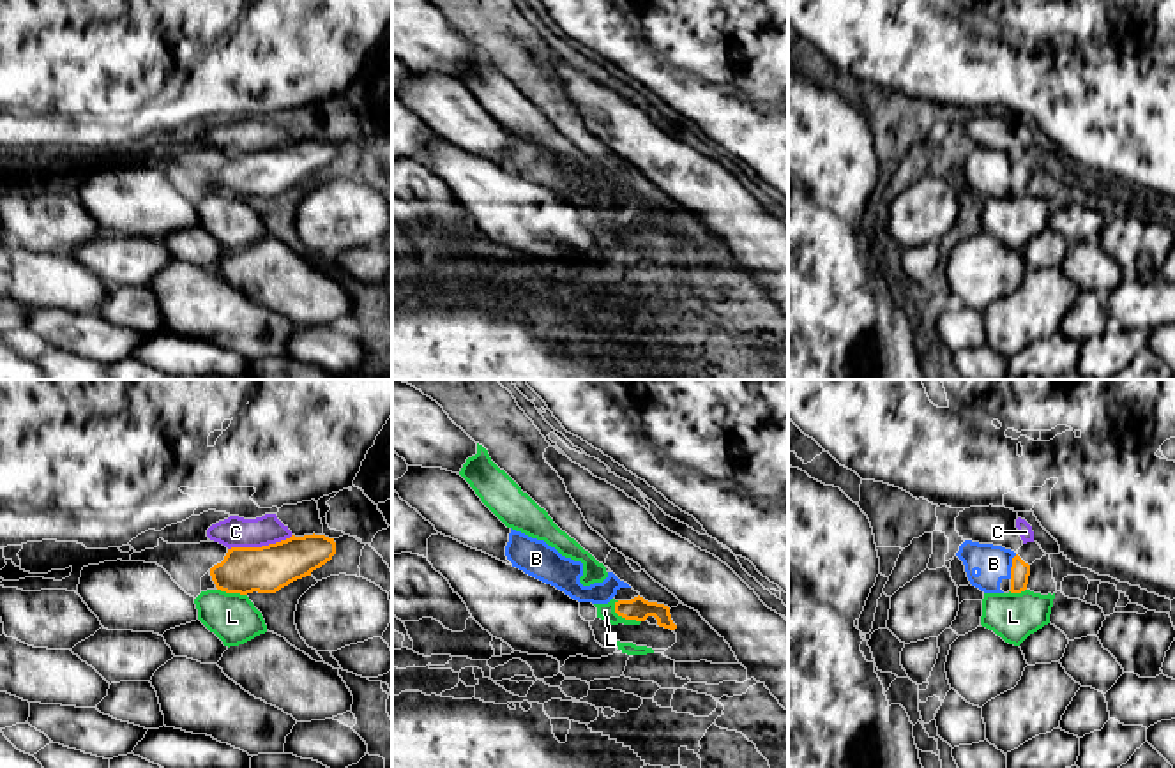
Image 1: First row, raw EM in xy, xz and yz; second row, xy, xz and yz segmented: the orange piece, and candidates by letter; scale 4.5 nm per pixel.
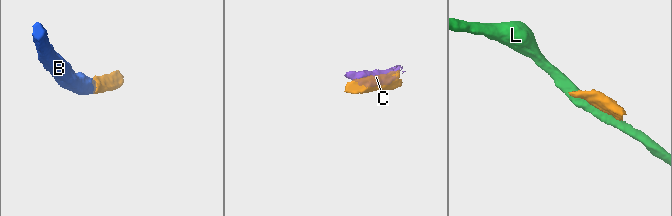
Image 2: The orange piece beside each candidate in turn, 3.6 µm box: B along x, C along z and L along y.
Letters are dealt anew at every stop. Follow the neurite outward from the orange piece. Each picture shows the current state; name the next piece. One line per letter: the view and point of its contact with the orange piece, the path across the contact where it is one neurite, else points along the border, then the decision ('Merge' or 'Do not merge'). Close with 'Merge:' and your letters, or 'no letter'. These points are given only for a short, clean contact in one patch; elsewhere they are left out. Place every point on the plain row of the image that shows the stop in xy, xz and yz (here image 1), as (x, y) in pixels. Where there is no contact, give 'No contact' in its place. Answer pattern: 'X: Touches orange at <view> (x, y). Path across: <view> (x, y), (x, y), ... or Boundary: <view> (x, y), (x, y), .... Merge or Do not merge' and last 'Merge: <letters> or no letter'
B: Touches orange at yz (1011, 172). Path across: yz (1020, 175), (1011, 172), (993, 168). Merge
C: Touches orange at xy (262, 150). Do not merge
L: Touches orange at xz (624, 221). Boundary: xz (614, 207), (614, 214), (619, 219), (640, 226). Do not merge
Merge: B

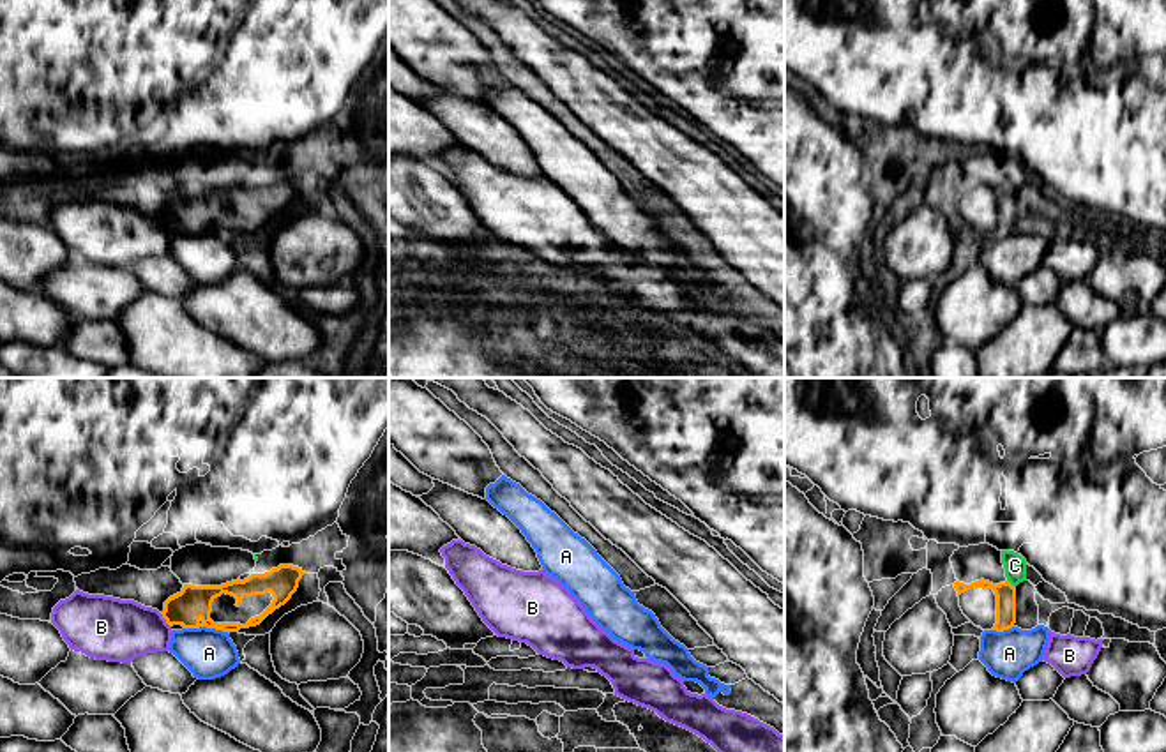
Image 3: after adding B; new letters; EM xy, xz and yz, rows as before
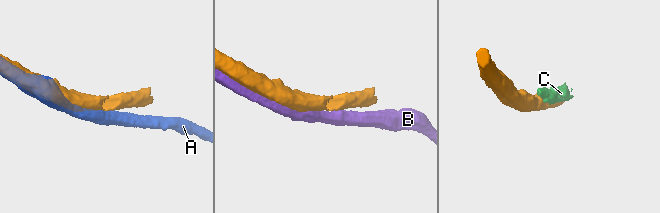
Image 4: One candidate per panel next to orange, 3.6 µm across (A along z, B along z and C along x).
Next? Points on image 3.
A: Touches orange at xy (207, 232). Do not merge
B: Touches orange at xy (165, 223). Do not merge
C: Touches orange at yz (1009, 188). Do not merge
Merge: no letter

